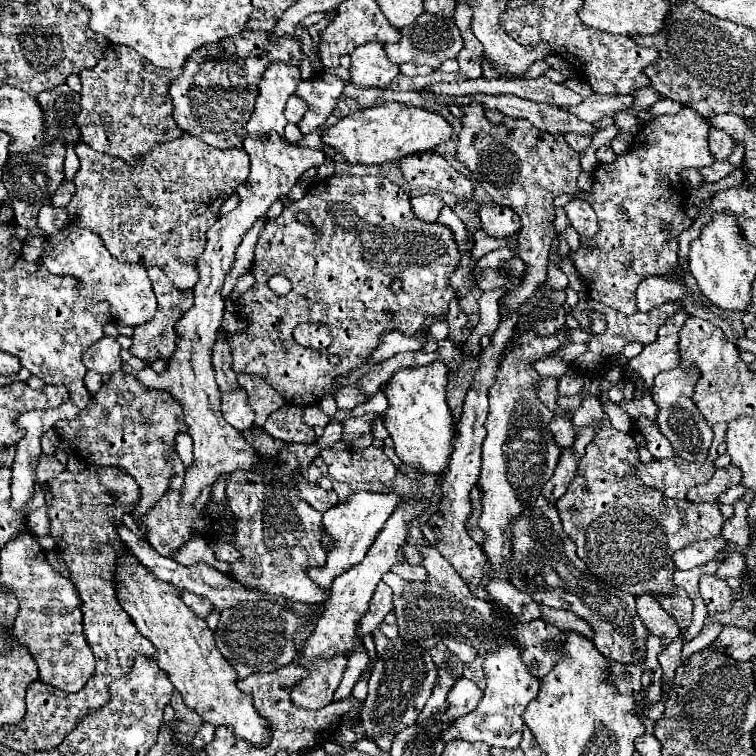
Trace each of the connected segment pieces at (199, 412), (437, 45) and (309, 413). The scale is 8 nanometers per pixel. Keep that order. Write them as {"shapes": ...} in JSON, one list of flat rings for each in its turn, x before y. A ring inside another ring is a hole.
{"shapes":[[[270,134,268,140,258,140,254,136,248,136,242,148,250,156,250,176,236,190,236,194,240,196,238,208,218,218,216,224,206,234,208,236,206,250,196,262,200,278,194,286,194,306,186,314,182,314,182,318,176,322,178,342,174,354,170,356,168,368,162,374,150,372,148,368,136,371,127,363,123,363,121,368,125,373,142,380,144,386,158,386,158,390,170,390,170,394,180,402,184,410,184,422,194,440,194,462,186,468,186,478,180,492,184,506,192,506,198,500,200,492,216,484,222,474,230,474,236,468,250,470,252,466,256,466,258,460,252,448,242,440,242,434,234,430,230,424,226,424,222,414,218,414,220,390,216,386,214,368,212,368,212,348,218,340,218,330,226,306,226,300,222,298,220,290,226,274,234,264,236,248,240,246,244,234,256,224,256,220,266,216,268,208,276,200,280,200,280,196,286,196,306,170,330,162,330,158,324,152,302,146,288,146,278,134]],[[424,12,412,26,406,26,400,30,402,38,396,44,384,44,386,56,390,58,390,62,394,64,426,64,432,68,440,68,440,64,448,58,456,58,456,54,462,50,462,38,460,32,454,24,454,18,444,18,444,16,436,16,436,14,428,14]],[[312,404,312,406,306,406,304,422,314,428,314,426,326,426,330,422,330,418,326,414,322,414,322,410,316,404]]]}

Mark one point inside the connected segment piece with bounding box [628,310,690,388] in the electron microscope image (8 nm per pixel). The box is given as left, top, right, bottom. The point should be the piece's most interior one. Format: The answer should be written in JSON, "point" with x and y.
{"point":[664,354]}

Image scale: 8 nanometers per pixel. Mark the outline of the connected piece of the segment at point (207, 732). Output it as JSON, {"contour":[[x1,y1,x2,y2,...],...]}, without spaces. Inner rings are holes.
{"contour":[[202,722,202,726,200,726,200,730,196,732,196,736,194,736,194,740,192,740,192,746,196,748,196,750,202,750,212,738,214,738,214,726,210,726,208,722]]}

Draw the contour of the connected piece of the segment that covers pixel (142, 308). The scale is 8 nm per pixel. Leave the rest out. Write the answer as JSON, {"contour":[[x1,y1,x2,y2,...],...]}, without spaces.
{"contour":[[64,226,58,234,44,240,42,264,60,276,74,276,78,280,78,294,84,298,106,300,110,304,110,314,114,322,122,326,140,326,148,322,156,312,156,298,152,292,152,282,142,264,118,262,106,250,102,238,86,228]]}

